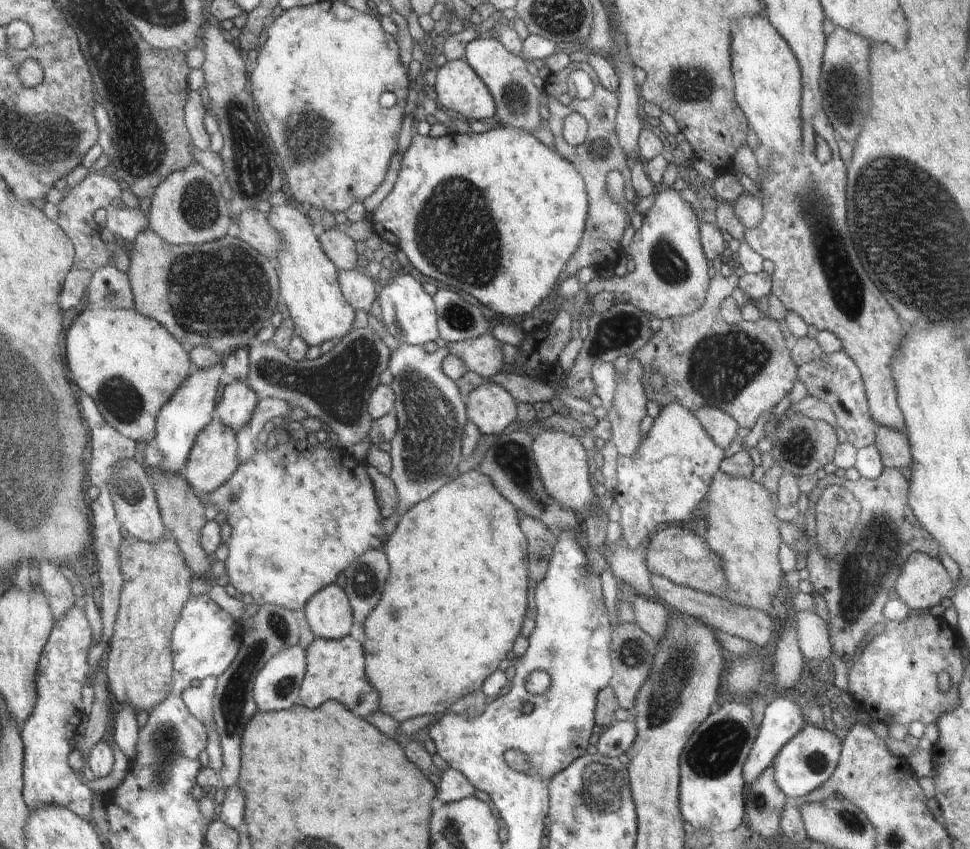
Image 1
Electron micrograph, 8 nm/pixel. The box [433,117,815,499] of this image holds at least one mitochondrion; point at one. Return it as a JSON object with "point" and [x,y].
{"point":[723,365]}

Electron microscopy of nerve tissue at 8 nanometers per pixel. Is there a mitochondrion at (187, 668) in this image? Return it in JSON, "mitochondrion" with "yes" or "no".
{"mitochondrion":"no"}

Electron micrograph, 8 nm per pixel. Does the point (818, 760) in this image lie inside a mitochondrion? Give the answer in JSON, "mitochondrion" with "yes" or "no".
{"mitochondrion":"yes"}

